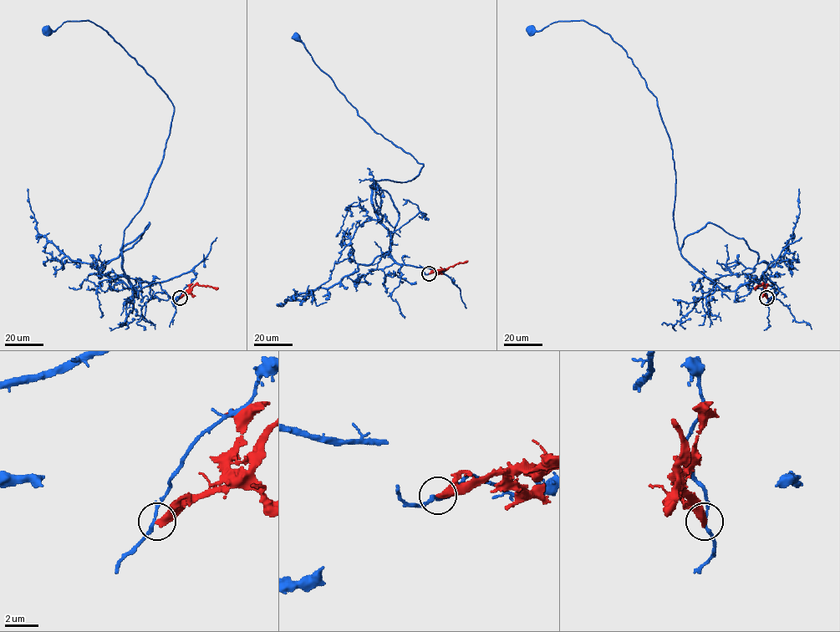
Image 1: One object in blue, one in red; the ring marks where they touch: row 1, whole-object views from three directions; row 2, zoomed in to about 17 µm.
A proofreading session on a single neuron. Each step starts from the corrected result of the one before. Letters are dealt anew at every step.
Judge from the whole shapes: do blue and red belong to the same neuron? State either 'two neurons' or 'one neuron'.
two neurons

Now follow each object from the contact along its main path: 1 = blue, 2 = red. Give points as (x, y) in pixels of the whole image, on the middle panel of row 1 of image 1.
1: (429, 273), (445, 270), (394, 259), (370, 186), (410, 180), (424, 165), (358, 114), (296, 37)
2: (429, 273), (467, 261)

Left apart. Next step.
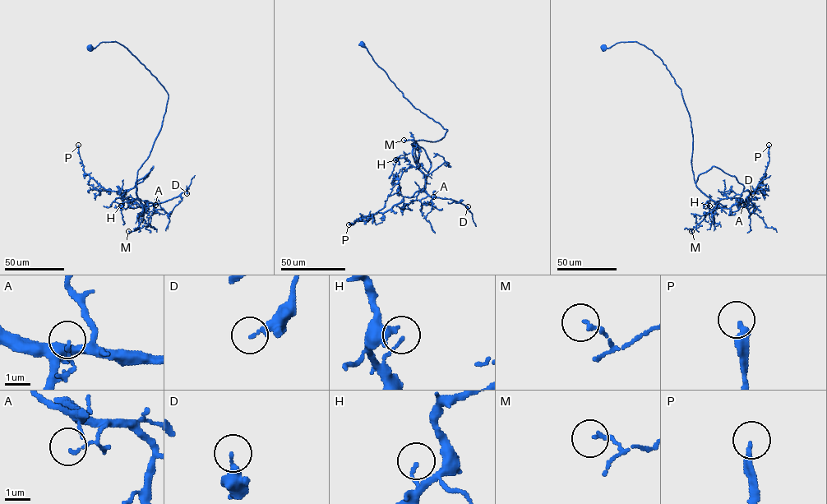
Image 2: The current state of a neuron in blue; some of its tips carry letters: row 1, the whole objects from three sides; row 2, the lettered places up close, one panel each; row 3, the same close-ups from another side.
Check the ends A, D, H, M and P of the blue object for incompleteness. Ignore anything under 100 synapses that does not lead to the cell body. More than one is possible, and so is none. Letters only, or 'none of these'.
none of these

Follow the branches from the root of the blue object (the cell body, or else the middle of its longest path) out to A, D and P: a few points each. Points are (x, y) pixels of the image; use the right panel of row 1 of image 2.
A: (602, 48), (636, 41), (661, 59), (681, 89), (690, 117), (691, 163), (696, 186), (722, 208), (743, 205)
D: (602, 48), (636, 41), (666, 66), (690, 117), (697, 187), (724, 208), (743, 203), (752, 193)
P: (602, 48), (636, 41), (666, 66), (690, 117), (695, 182), (715, 166), (744, 191), (757, 191), (769, 145)

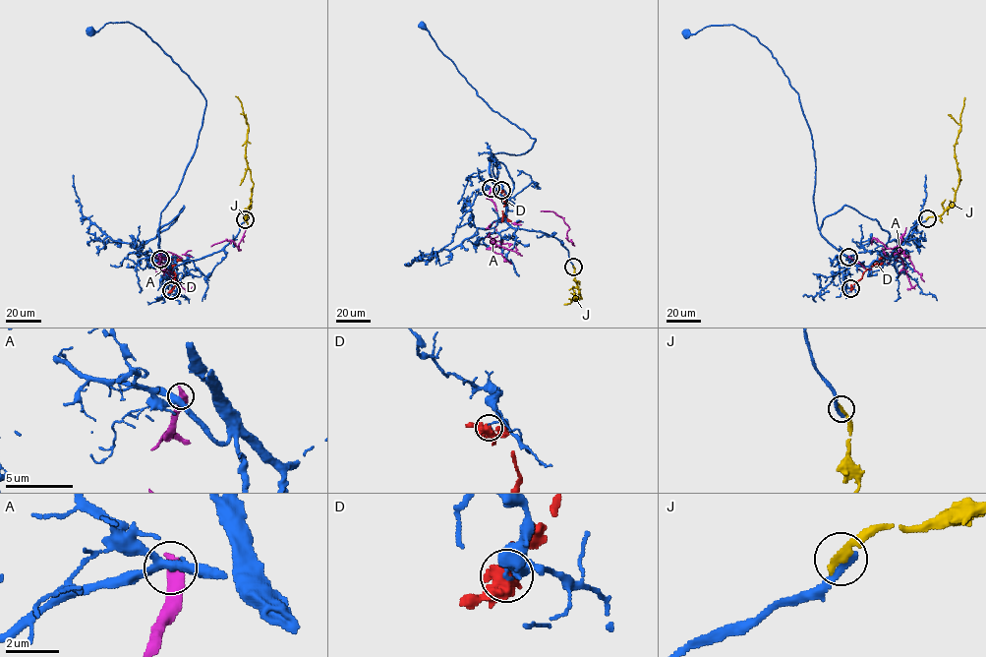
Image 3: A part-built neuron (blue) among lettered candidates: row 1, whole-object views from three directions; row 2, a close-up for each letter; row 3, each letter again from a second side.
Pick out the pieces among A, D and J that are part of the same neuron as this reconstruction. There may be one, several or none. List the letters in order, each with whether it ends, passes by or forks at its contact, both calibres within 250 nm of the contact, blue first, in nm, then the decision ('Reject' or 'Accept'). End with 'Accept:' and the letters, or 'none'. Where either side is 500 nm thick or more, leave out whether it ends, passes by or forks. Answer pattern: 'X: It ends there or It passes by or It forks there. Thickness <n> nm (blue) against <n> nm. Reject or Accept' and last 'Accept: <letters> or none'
A: Thickness 320 nm (blue) against 550 nm. Reject
D: It forks there. Thickness 150 nm (blue) against 480 nm. Reject
J: It ends there. Thickness 280 nm (blue) against 300 nm. Reject
Accept: none

